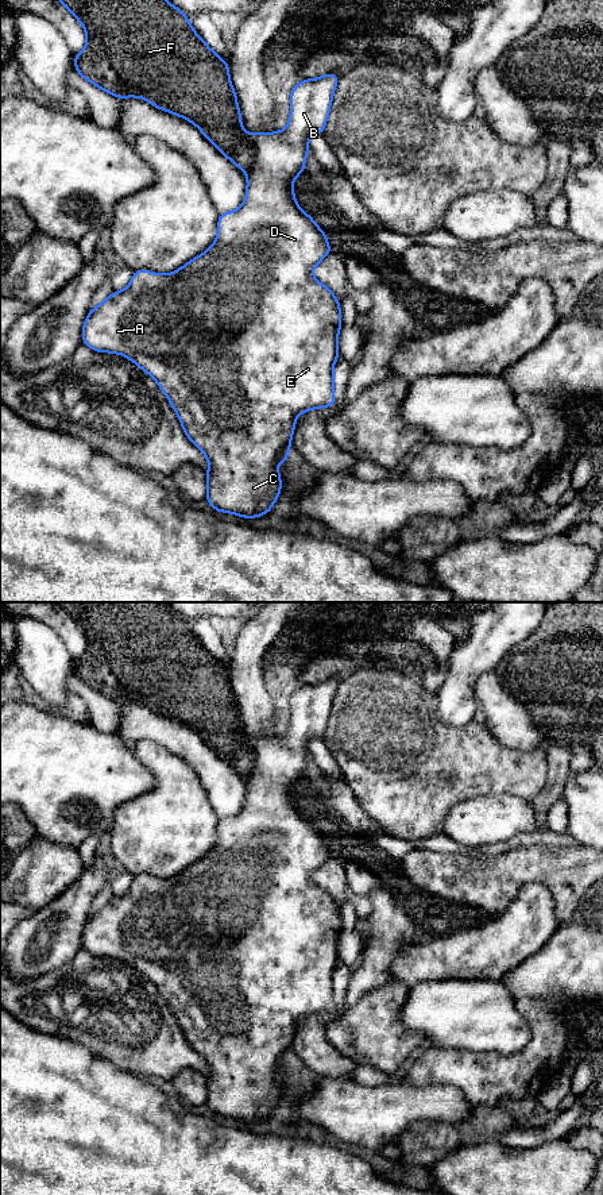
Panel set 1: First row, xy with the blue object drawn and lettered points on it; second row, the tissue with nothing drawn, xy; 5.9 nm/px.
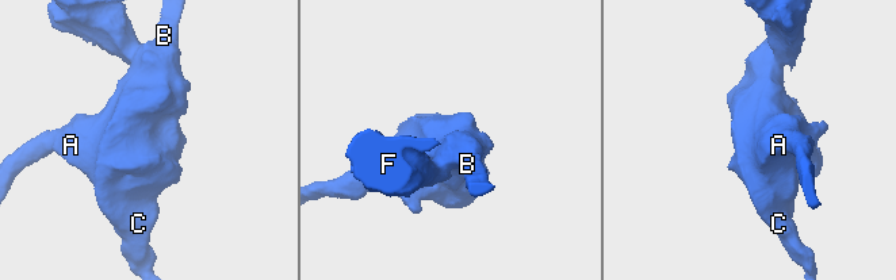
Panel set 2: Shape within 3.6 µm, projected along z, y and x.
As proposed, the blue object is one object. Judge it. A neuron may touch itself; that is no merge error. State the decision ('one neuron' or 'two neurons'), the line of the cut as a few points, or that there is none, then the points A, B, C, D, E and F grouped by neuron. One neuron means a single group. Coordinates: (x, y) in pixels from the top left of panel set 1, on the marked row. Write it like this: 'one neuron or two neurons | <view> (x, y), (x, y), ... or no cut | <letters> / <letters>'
two neurons | xy (256, 134), (252, 164), (246, 172) | A B C D E / F

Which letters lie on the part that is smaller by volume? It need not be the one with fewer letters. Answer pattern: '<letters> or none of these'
F

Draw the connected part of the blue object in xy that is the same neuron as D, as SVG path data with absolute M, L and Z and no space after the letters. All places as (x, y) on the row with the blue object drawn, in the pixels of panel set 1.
M335 73L302 80L290 93L287 127L255 135L246 200L236 211L219 216L217 238L205 253L169 274L134 271L130 285L92 308L82 327L82 343L89 348L120 354L155 379L183 432L208 459L206 501L220 513L246 519L268 513L281 493L278 464L289 459L297 417L336 404L333 366L339 359L340 301L313 277L313 269L332 248L325 232L298 207L293 181L304 173L310 135L325 130L337 81Z

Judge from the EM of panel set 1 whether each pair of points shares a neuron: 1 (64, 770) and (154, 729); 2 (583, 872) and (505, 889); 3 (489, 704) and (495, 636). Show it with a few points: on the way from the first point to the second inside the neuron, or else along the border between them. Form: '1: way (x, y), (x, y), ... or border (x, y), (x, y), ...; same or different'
1: border (113, 733), (131, 747); different
2: way (564, 872), (524, 872); same
3: border (493, 669), (483, 673), (475, 681), (474, 698); different

